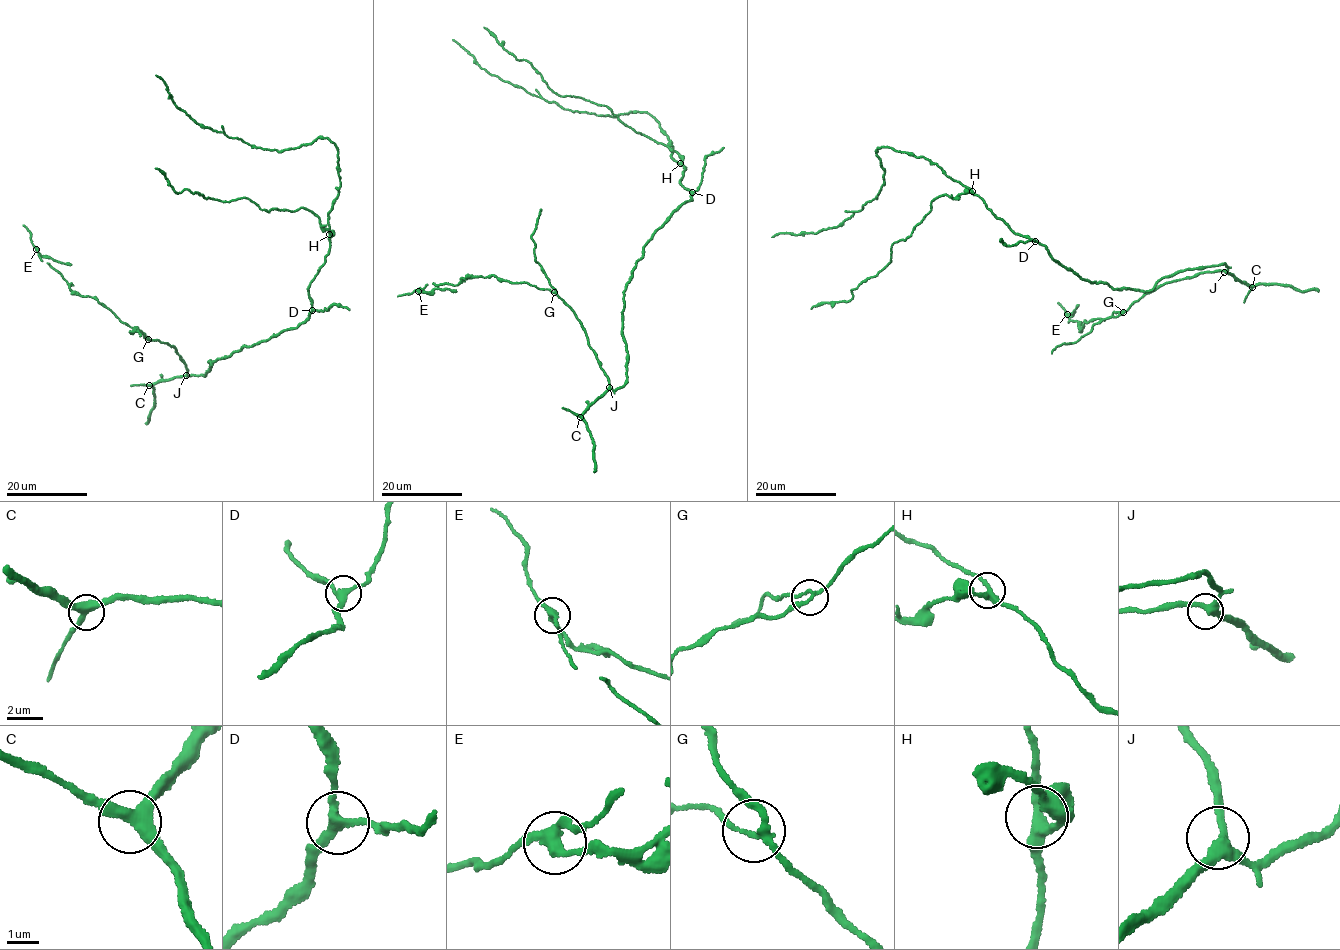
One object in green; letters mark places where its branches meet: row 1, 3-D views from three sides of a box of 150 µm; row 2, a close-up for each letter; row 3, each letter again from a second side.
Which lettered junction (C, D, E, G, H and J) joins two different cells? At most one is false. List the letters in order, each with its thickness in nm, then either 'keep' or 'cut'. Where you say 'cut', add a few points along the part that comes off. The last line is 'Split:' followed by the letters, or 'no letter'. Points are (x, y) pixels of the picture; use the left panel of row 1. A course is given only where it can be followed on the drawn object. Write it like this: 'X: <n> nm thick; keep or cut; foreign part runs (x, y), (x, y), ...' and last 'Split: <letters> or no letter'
C: 360 nm thick; keep
D: 280 nm thick; keep
E: 280 nm thick; cut; foreign part runs (37, 249), (42, 256), (72, 264)
G: 190 nm thick; keep
H: 280 nm thick; keep
J: 320 nm thick; keep
Split: E

